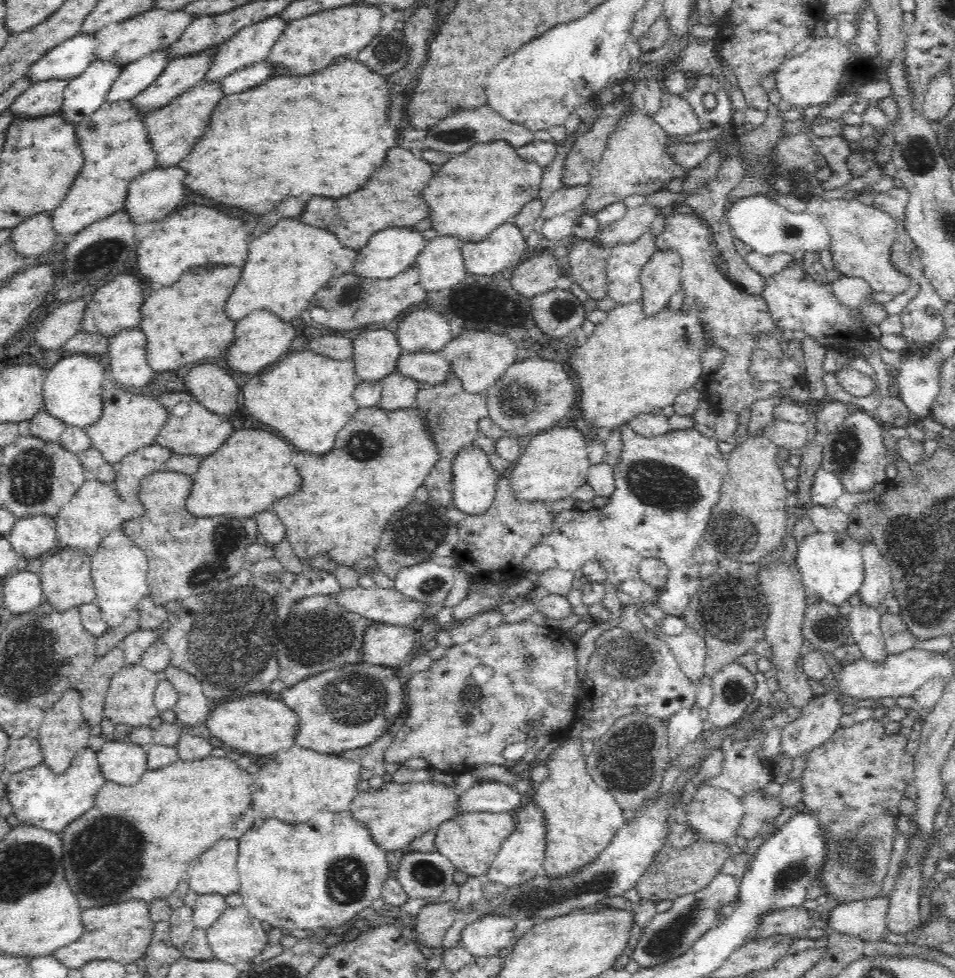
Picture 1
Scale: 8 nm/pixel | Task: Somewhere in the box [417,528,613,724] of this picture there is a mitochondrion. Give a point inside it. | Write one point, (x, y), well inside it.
(472, 699)

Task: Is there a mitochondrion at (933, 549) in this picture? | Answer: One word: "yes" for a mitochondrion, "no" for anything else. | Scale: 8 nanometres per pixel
yes

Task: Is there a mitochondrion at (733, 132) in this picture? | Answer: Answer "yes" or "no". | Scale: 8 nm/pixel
no

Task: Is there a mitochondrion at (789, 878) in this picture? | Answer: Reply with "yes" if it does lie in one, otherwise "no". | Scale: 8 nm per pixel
yes

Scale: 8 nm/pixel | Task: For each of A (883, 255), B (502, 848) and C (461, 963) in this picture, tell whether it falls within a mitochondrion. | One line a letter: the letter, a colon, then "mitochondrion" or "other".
A: other
B: other
C: other

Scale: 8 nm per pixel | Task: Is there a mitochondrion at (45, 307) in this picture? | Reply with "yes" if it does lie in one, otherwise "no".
no

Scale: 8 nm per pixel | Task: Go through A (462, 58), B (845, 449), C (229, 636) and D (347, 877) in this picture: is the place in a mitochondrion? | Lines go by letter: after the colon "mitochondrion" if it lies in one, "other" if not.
A: other
B: mitochondrion
C: mitochondrion
D: mitochondrion

